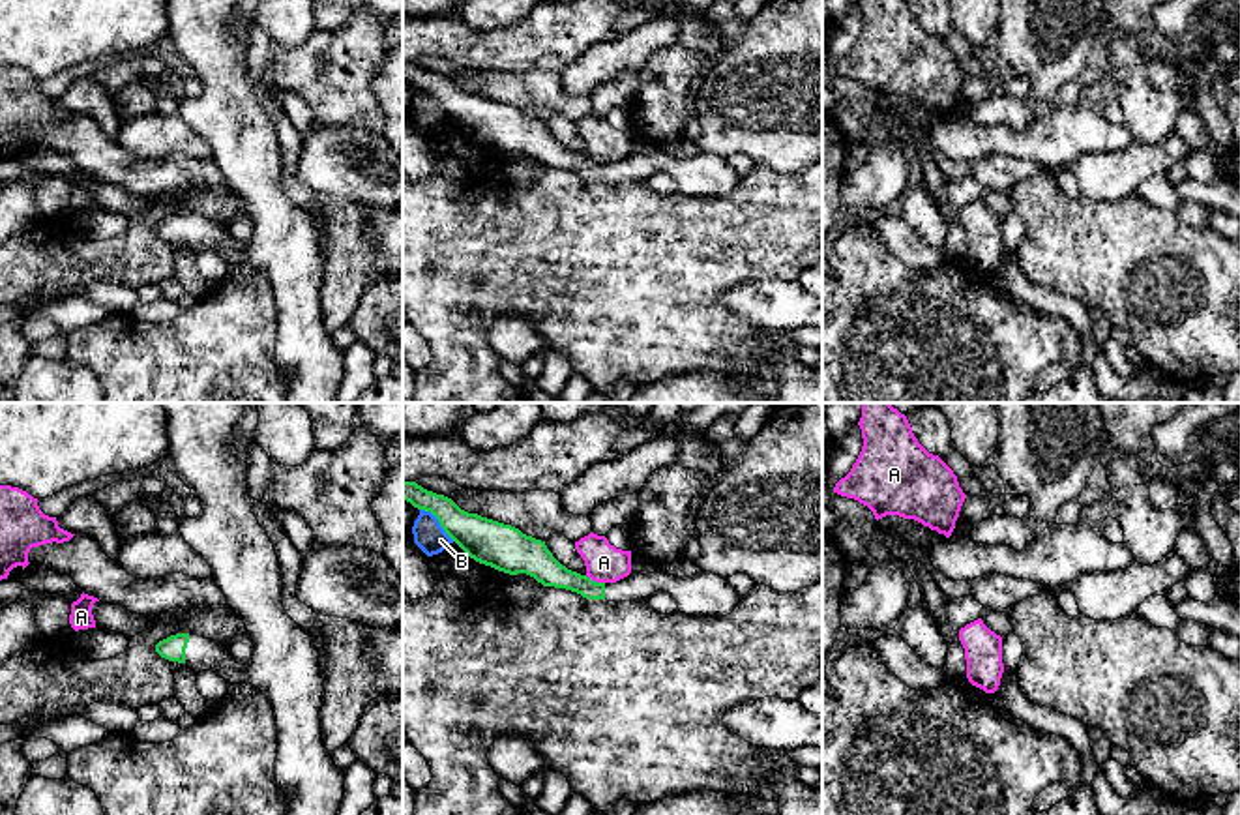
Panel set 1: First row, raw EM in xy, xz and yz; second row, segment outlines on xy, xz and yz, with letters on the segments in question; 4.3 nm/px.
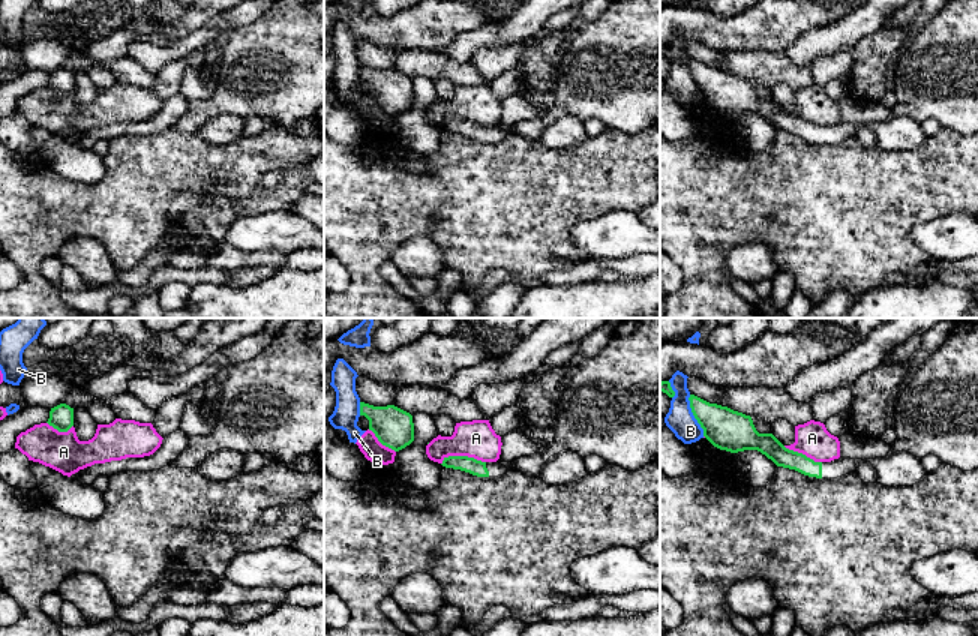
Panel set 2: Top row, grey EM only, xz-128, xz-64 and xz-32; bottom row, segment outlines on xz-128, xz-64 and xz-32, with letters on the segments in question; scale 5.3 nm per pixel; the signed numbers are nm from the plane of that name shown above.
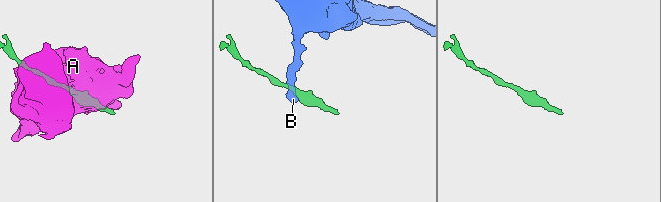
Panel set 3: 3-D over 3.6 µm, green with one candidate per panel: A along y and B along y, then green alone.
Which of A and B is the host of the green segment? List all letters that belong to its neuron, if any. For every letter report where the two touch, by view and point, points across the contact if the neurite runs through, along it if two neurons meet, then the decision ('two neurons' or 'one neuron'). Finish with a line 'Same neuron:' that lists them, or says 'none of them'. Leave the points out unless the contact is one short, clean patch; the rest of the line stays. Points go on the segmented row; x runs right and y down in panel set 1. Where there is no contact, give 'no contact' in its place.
A: meets green in xz at (594, 581); two neurons
B: meets green in xz at (439, 521); border along xz (420, 508), (428, 510), (454, 540); two neurons
Same neuron: none of them

